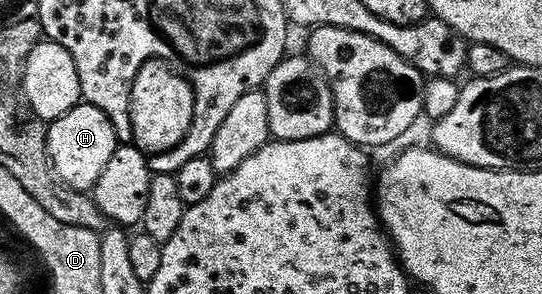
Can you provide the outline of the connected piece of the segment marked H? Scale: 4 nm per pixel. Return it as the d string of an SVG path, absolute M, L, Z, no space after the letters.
M78 102L71 110L67 110L67 114L52 121L45 137L49 160L53 163L58 180L80 192L89 192L92 189L103 166L107 166L107 158L111 158L119 143L107 114L103 114L103 110L99 110L94 104L84 102Z

